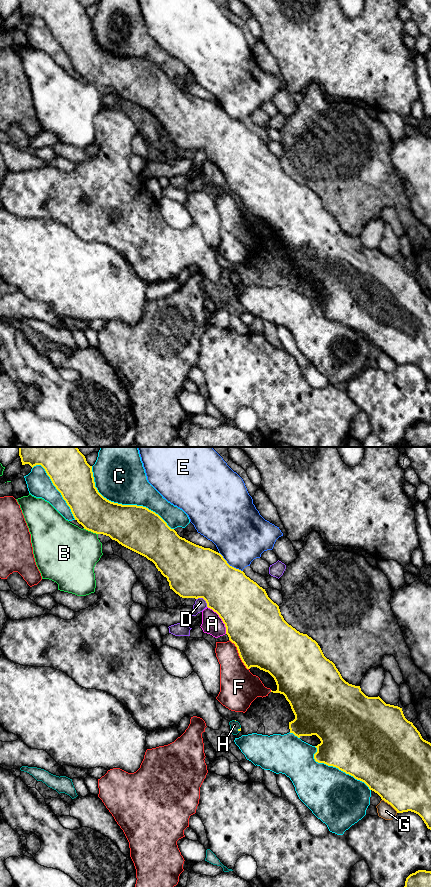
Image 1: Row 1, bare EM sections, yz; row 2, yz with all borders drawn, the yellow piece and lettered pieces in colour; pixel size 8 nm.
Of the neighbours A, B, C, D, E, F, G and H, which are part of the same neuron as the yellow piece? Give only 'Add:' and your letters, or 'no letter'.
Add: H

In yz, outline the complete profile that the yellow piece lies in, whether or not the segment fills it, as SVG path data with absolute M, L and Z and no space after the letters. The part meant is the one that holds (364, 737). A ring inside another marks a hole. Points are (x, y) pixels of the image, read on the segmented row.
M19 447L19 456L22 465L29 464L32 468L41 465L45 469L75 520L84 529L109 536L152 561L167 578L170 589L180 597L203 598L206 601L207 607L216 612L225 624L226 634L237 647L246 668L257 667L274 678L277 690L271 692L283 694L295 715L295 719L289 722L290 733L298 738L316 735L320 739L321 743L315 746L316 762L336 767L364 782L397 813L414 812L431 830L431 743L424 740L413 723L405 718L402 708L386 704L379 696L368 697L360 686L346 682L335 664L324 656L318 643L289 625L265 589L243 571L230 566L220 553L180 537L158 514L146 507L122 505L104 498L95 487L92 466L77 447Z

